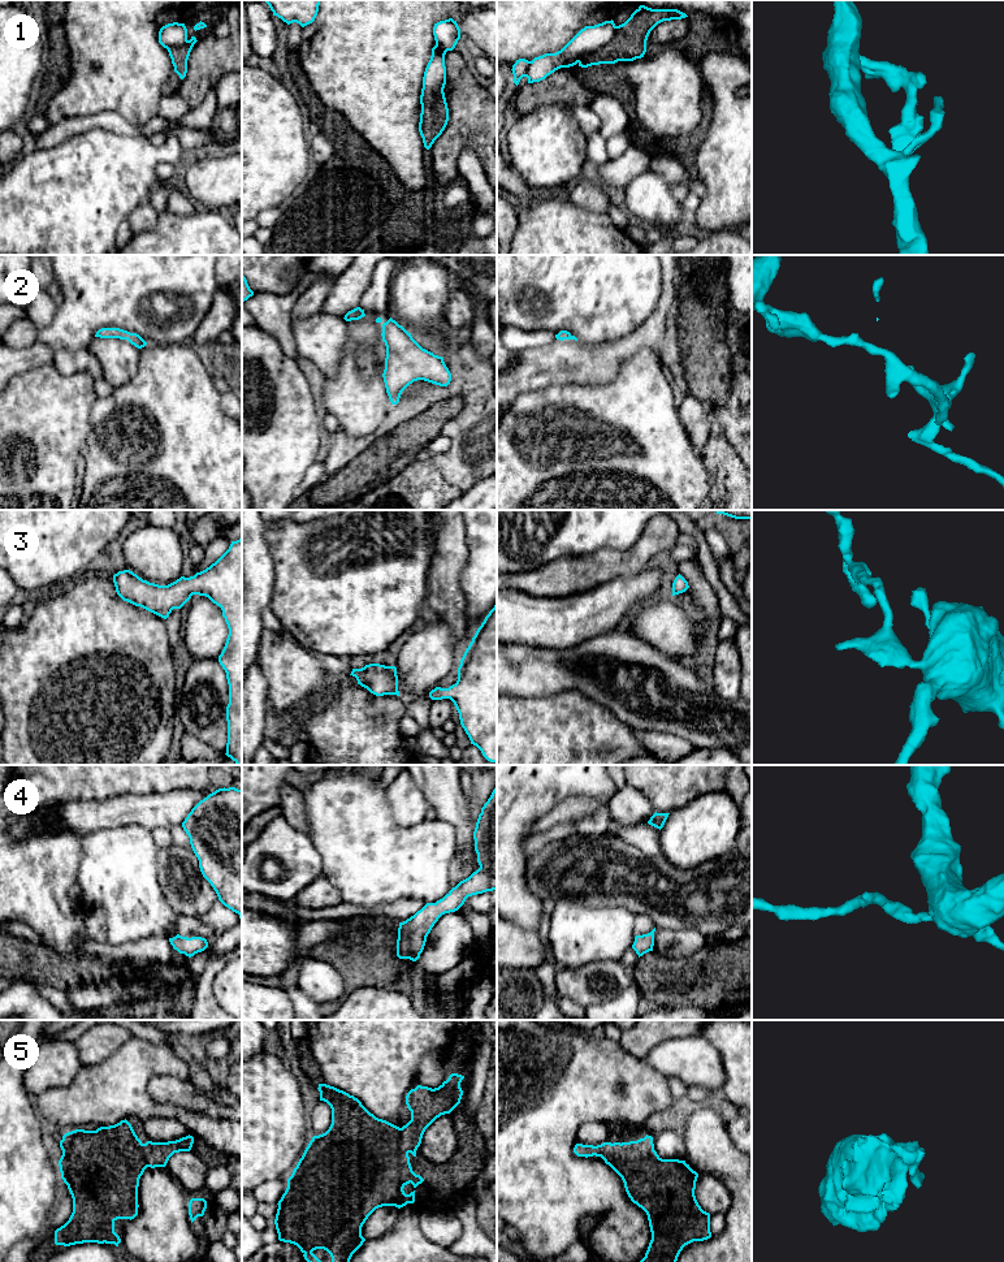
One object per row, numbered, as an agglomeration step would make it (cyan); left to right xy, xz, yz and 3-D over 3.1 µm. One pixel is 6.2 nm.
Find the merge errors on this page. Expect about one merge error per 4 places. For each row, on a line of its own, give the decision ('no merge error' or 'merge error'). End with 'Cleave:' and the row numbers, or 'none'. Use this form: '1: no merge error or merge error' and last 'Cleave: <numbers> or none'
1: merge error
2: no merge error
3: no merge error
4: no merge error
5: no merge error
Cleave: 1

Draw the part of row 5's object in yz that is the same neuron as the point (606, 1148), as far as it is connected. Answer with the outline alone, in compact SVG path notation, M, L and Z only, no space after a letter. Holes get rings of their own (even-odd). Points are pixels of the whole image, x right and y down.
M652 1136L597 1146L576 1144L574 1153L585 1158L601 1157L622 1177L631 1201L646 1213L652 1240L640 1262L676 1262L685 1245L711 1237L710 1214L701 1209L694 1196L698 1174L685 1161L662 1159L654 1150Z

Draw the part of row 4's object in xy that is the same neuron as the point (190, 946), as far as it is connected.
M177 934L176 937L169 938L169 942L174 950L177 950L179 954L185 954L189 958L204 951L208 947L207 939L202 937L187 938Z

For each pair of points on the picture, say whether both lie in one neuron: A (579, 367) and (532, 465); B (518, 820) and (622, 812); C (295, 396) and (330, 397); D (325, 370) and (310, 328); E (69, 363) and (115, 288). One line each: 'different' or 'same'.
A: different
B: different
C: different
D: same
E: different

